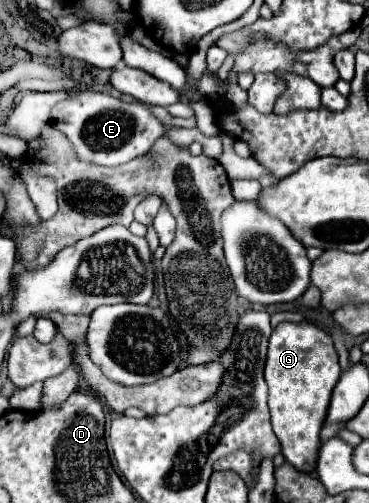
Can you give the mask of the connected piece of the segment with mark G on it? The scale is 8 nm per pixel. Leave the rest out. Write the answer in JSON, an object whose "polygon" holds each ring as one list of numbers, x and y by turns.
{"polygon":[[280,323,270,337,264,377,268,383,268,405,272,431,282,445,288,463,312,471,318,459,320,429,326,419,332,389,340,379,338,353,332,337,314,323]]}

